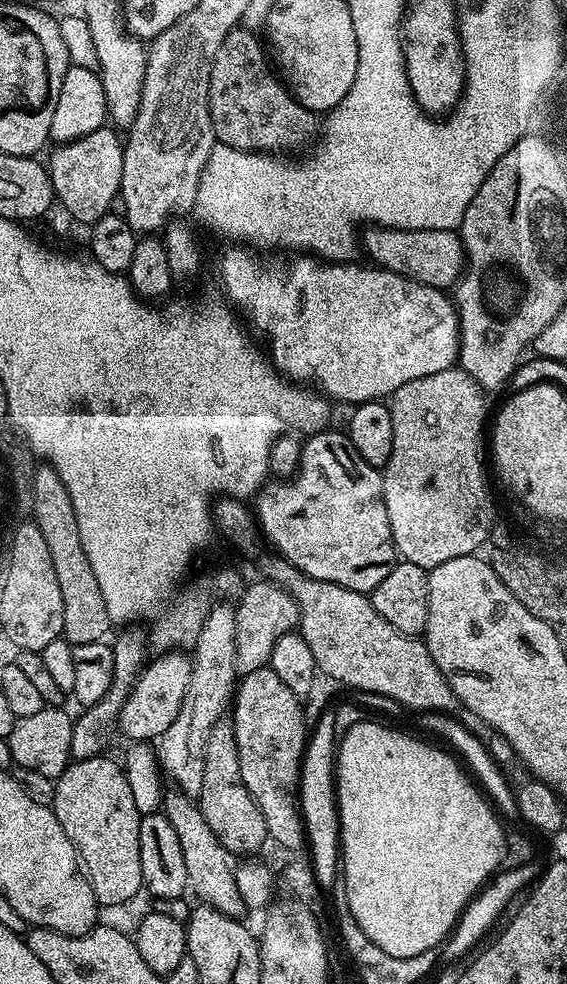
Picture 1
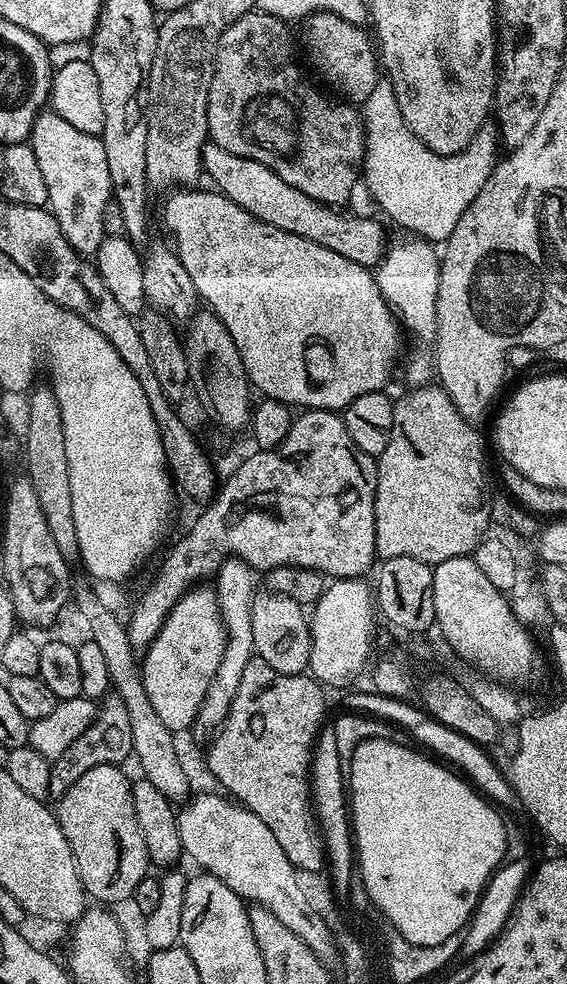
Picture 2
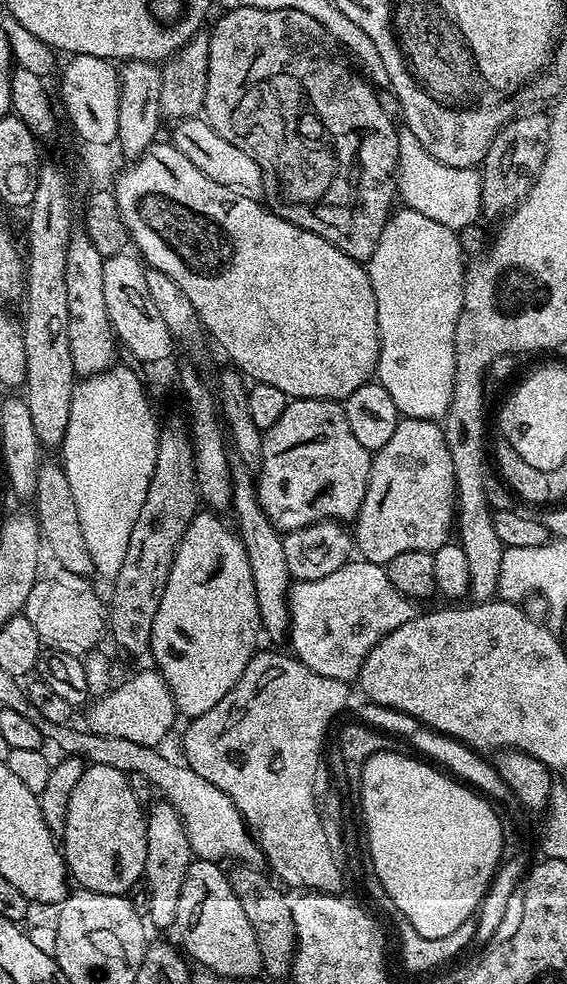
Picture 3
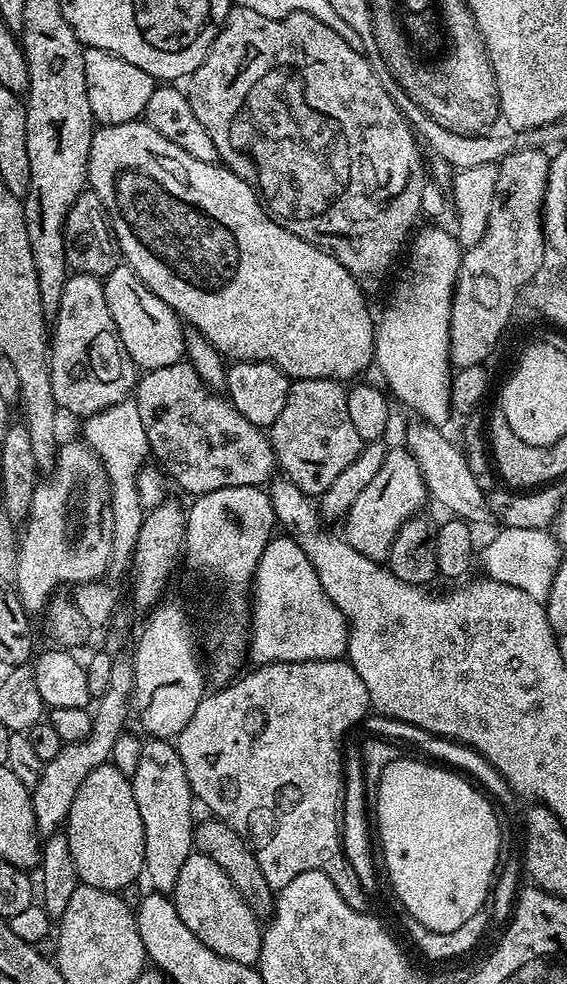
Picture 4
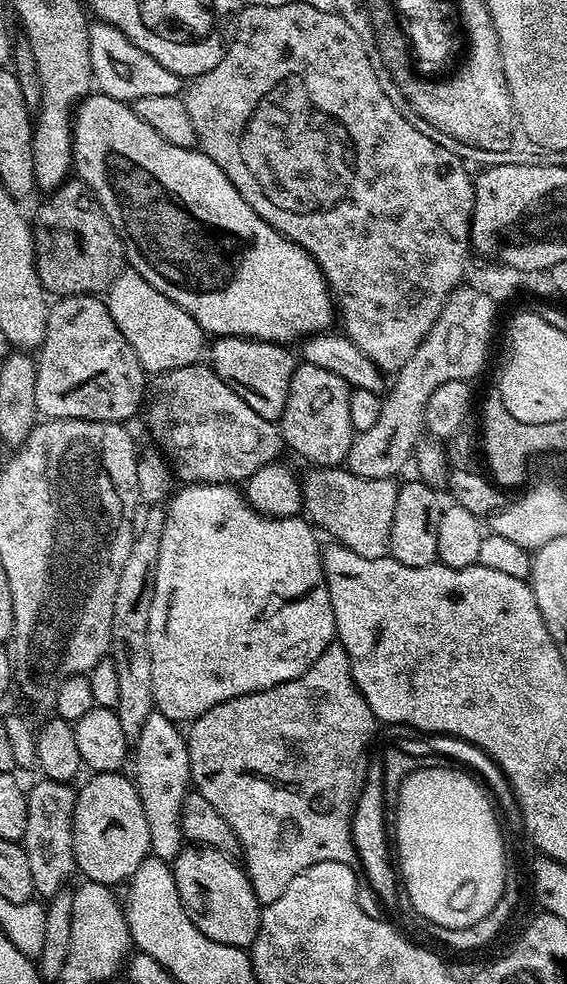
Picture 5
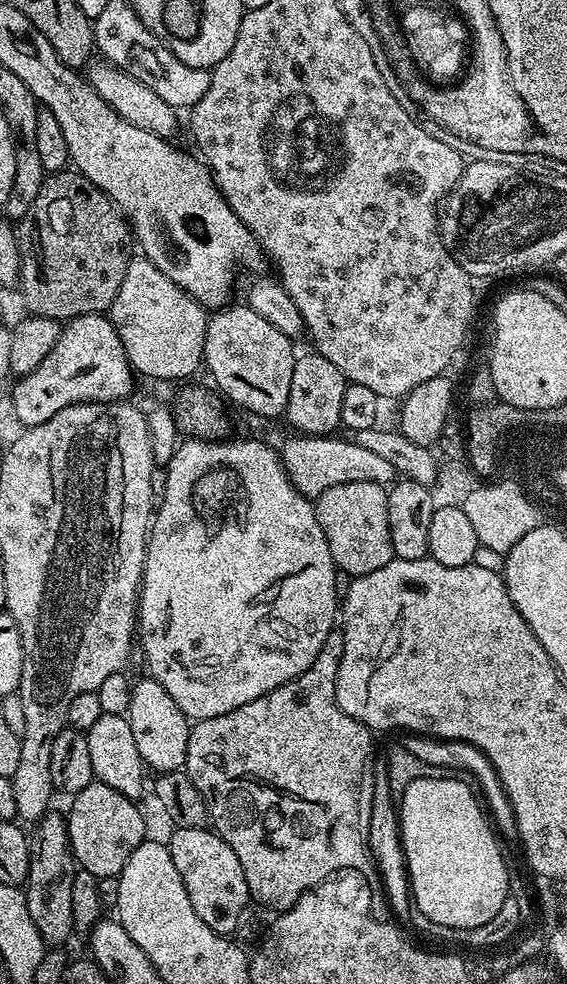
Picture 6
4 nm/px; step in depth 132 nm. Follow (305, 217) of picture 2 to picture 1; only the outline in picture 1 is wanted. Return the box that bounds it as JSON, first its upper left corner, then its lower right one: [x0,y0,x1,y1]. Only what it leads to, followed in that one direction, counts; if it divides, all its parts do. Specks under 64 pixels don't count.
[362,226,465,290]

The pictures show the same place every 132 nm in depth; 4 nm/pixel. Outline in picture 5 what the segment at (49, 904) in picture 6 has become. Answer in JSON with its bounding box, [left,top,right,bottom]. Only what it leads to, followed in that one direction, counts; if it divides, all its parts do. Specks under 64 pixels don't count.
[23,779,76,898]

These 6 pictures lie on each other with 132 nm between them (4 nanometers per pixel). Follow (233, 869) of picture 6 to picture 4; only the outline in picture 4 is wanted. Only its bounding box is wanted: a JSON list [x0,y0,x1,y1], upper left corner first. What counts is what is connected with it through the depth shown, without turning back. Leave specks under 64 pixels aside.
[170,850,264,965]

